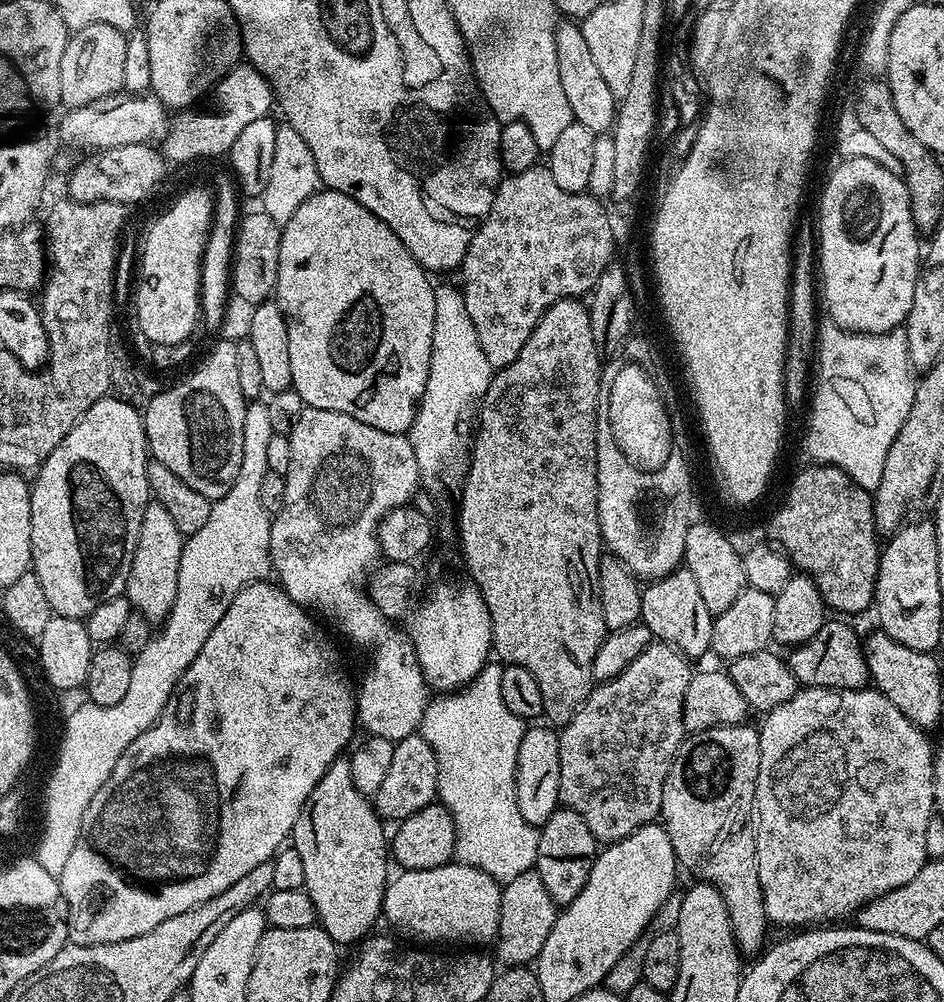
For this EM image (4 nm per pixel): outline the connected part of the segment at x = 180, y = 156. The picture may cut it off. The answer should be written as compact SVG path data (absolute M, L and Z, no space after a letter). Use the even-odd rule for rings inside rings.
M241 62L216 83L210 98L202 106L191 110L180 110L171 117L168 133L162 141L162 151L169 161L188 164L191 160L204 160L207 156L223 157L234 146L238 134L257 118L269 115L274 108L272 87L257 68ZM204 107L204 108L200 108Z

